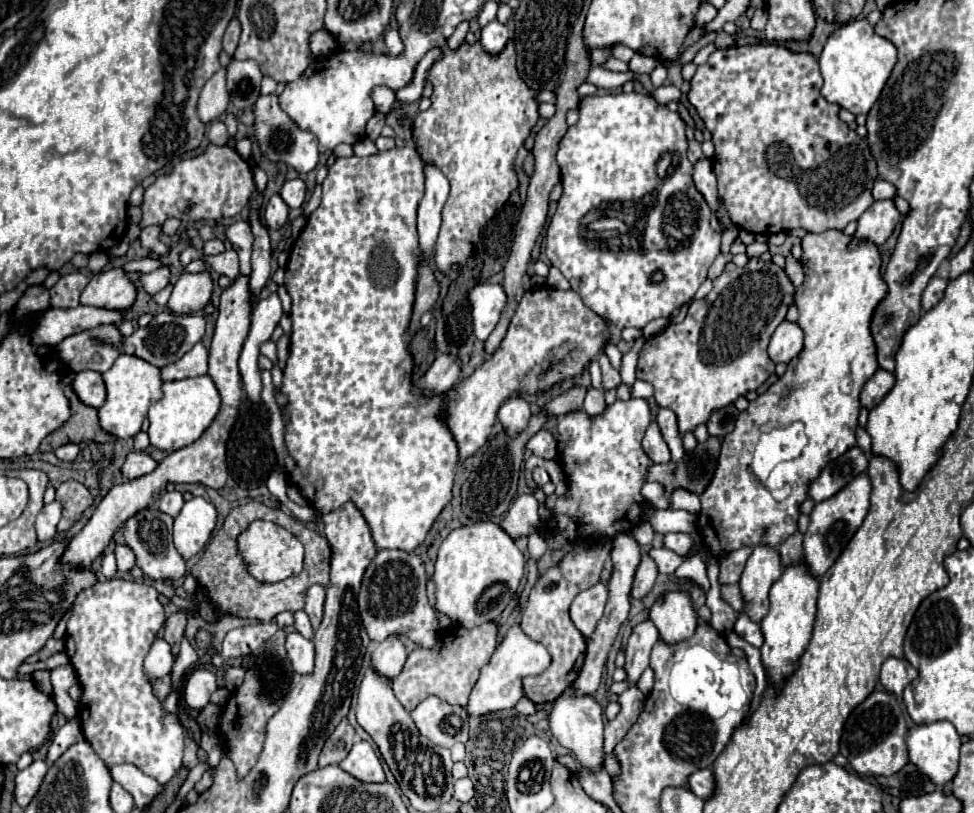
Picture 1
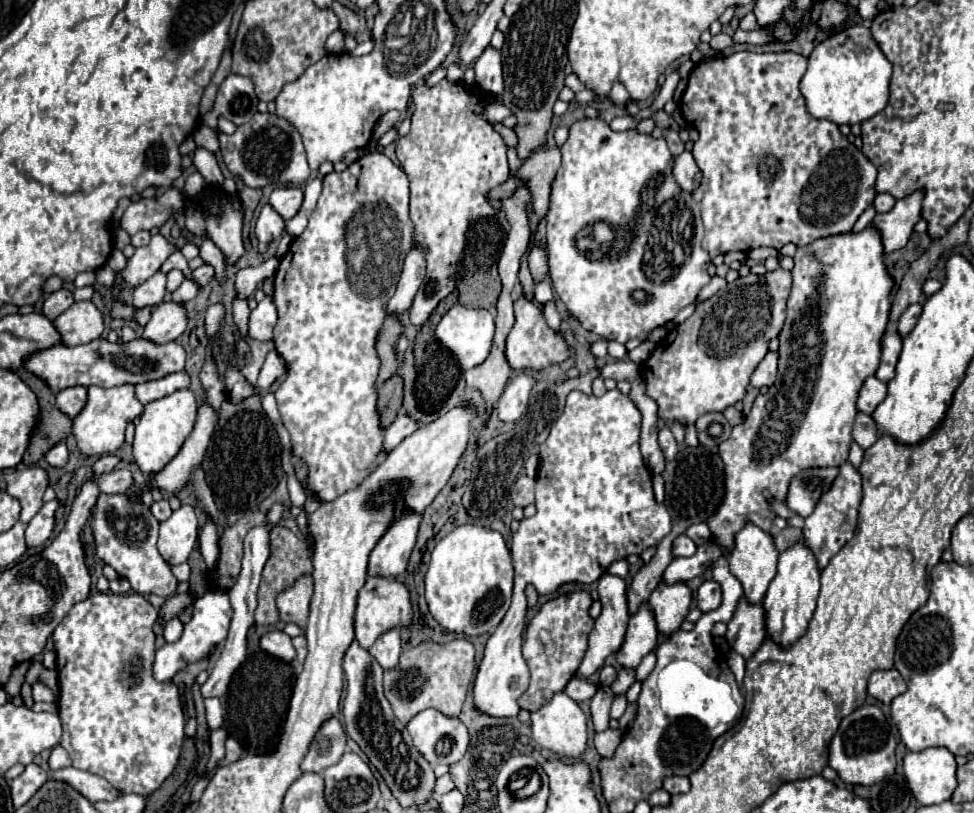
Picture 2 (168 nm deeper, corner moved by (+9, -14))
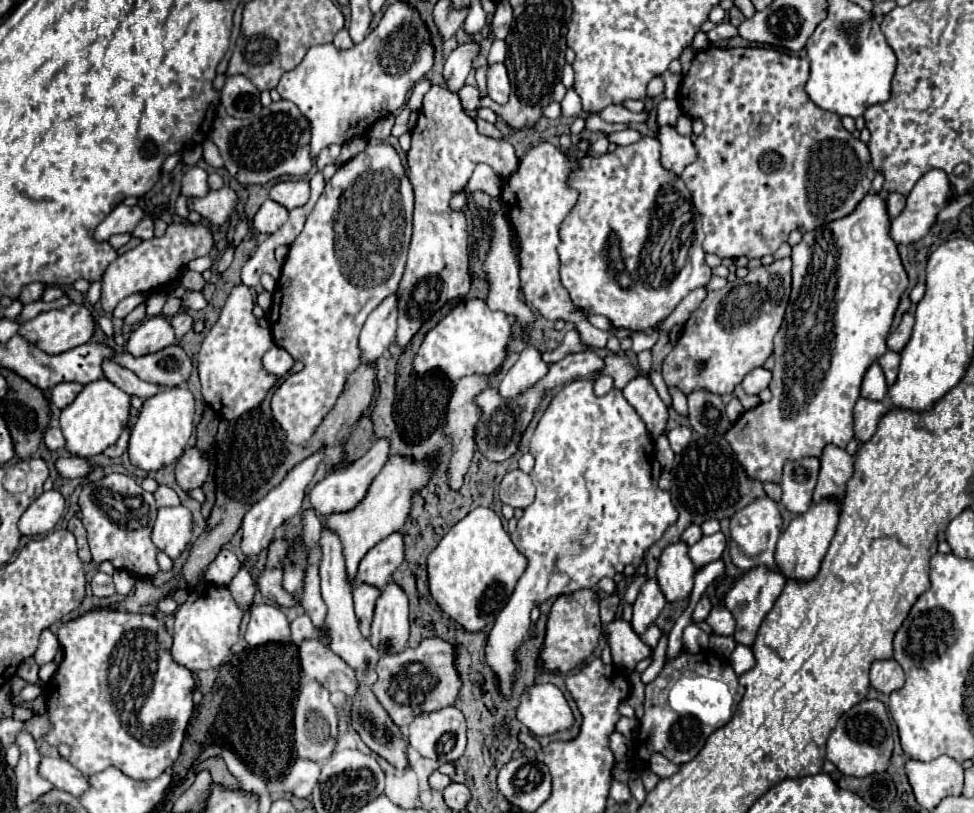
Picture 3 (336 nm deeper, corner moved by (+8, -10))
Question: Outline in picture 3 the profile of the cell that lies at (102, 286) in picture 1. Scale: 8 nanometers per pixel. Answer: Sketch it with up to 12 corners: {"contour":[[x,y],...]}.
{"contour":[[86,305],[40,313],[20,335],[46,353],[84,345],[96,329]]}

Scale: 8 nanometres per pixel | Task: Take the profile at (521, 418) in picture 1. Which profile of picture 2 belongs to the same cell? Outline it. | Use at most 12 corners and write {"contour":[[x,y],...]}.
{"contour":[[523,371],[505,385],[497,403],[501,421],[523,415],[535,377]]}

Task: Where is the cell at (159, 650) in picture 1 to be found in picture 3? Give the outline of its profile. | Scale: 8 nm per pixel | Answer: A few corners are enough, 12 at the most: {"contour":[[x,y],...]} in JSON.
{"contour":[[220,585],[192,591],[174,615],[172,659],[214,669],[244,613]]}

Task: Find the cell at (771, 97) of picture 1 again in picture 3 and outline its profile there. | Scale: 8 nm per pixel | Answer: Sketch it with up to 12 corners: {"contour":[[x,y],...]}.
{"contour":[[694,55],[680,179],[720,259],[774,253],[870,193],[808,59]]}

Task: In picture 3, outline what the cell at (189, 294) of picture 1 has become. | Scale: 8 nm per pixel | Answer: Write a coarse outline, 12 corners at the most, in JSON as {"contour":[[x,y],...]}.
{"contour":[[146,317],[130,335],[134,355],[156,353],[176,341],[168,317]]}

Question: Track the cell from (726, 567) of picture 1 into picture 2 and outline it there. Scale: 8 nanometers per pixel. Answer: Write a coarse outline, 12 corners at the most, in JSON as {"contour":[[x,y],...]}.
{"contour":[[705,581],[697,591],[697,607],[707,613],[719,607],[719,583]]}

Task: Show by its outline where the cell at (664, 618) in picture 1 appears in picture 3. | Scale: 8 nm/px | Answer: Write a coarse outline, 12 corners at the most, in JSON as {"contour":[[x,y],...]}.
{"contour":[[684,543],[660,555],[658,585],[668,603],[688,599],[696,567]]}

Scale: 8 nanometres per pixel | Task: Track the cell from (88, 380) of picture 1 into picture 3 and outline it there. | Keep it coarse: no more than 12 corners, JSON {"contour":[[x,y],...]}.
{"contour":[[58,383],[52,389],[52,403],[68,407],[82,391],[80,383]]}

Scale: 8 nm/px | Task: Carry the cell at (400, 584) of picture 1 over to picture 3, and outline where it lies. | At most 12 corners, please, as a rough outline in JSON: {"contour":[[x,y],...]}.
{"contour":[[360,583],[354,607],[360,631],[370,637],[372,611],[380,589]]}

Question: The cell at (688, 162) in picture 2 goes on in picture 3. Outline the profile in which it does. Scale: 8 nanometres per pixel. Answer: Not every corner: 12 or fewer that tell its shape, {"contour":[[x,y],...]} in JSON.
{"contour":[[662,127],[664,169],[680,175],[696,161],[690,137]]}

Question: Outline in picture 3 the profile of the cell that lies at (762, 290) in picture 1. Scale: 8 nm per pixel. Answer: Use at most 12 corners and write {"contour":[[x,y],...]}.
{"contour":[[792,261],[710,291],[662,361],[668,387],[732,393],[774,349]]}

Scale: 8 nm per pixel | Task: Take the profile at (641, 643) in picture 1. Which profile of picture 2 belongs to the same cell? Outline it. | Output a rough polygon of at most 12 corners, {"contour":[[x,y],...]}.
{"contour":[[649,603],[629,617],[621,667],[635,669],[657,647],[657,621]]}

